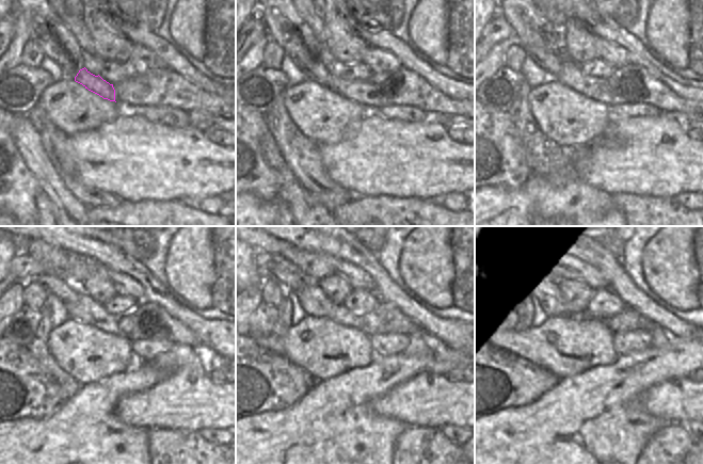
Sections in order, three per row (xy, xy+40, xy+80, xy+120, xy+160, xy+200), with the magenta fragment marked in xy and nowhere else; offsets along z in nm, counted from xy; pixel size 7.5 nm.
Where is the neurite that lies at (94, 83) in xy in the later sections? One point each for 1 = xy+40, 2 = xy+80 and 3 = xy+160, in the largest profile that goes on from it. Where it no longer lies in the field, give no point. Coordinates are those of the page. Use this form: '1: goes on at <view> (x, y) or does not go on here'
1: goes on at xy+40 (316, 70)
2: goes on at xy+80 (550, 61)
3: goes on at xy+160 (291, 280)

